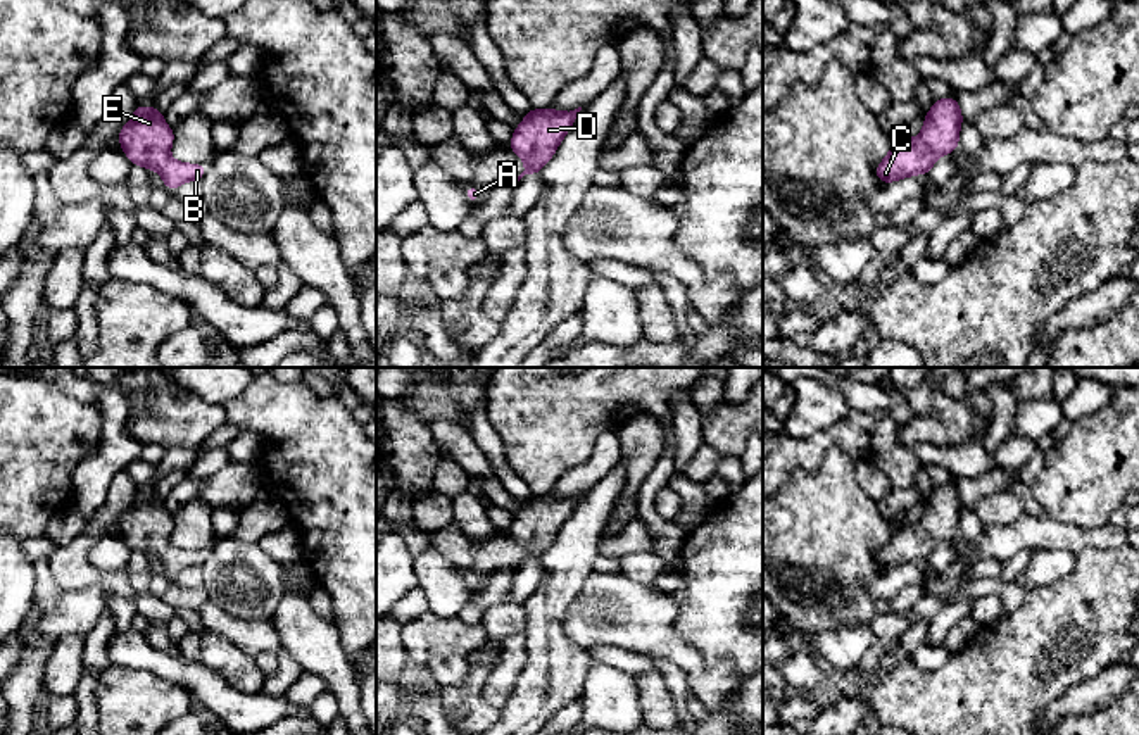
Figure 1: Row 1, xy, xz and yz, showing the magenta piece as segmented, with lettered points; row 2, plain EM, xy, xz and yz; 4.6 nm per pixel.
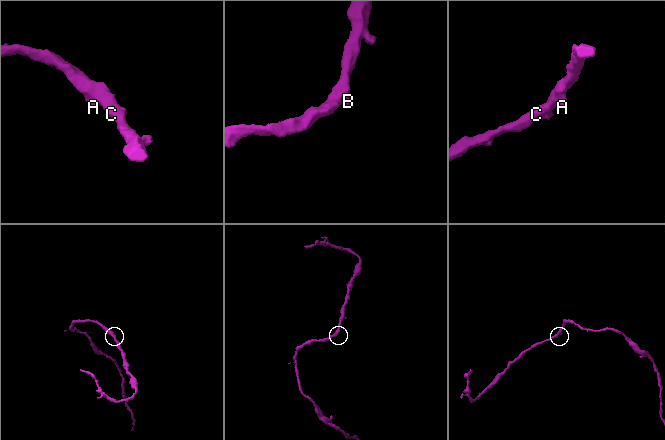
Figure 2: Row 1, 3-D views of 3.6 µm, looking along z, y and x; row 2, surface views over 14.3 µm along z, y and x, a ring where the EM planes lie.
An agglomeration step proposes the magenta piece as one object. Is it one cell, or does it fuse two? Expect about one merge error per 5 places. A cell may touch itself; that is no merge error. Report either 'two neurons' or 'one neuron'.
one neuron

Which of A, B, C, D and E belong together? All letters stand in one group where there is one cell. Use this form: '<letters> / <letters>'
A B C D E

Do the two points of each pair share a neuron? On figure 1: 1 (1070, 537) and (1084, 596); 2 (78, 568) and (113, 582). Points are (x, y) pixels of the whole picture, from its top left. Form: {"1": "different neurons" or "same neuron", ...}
{"1": "different neurons", "2": "same neuron"}

